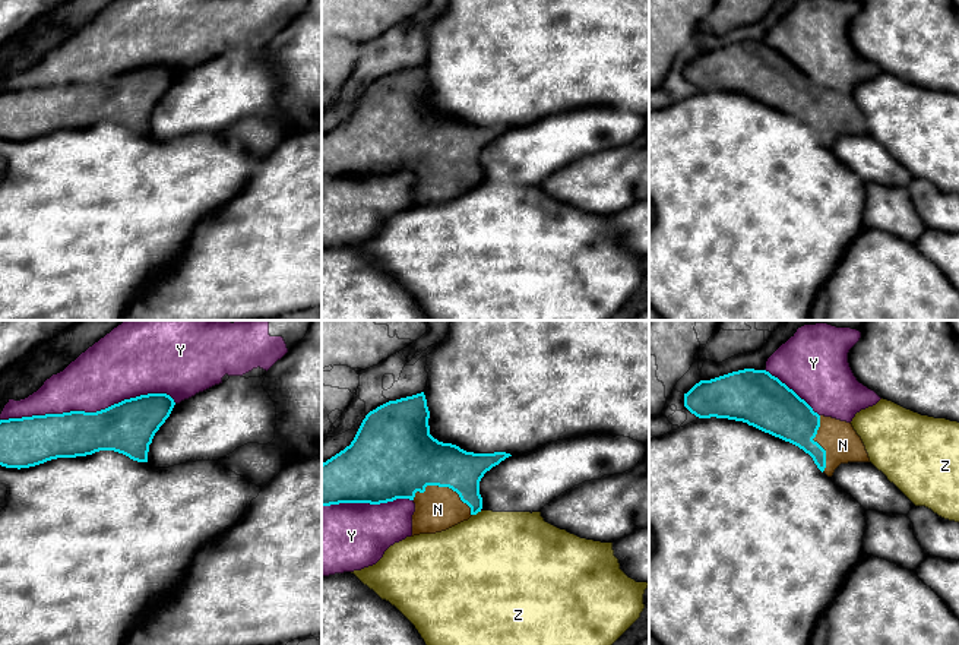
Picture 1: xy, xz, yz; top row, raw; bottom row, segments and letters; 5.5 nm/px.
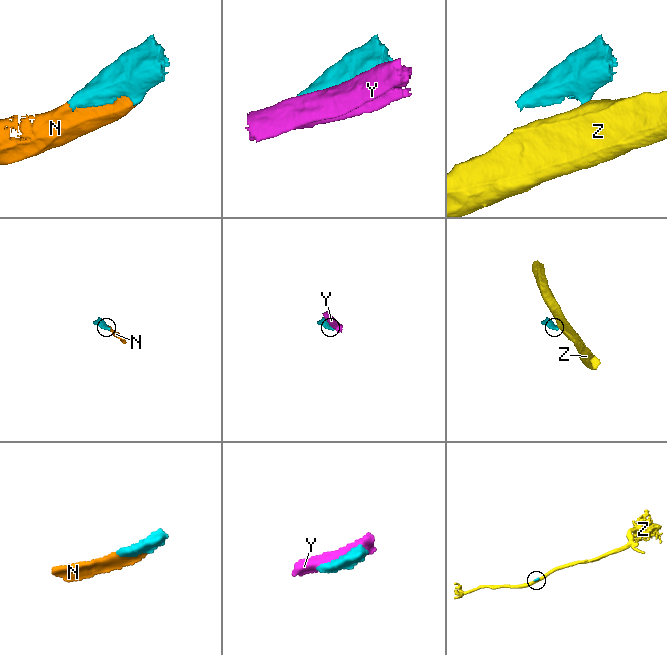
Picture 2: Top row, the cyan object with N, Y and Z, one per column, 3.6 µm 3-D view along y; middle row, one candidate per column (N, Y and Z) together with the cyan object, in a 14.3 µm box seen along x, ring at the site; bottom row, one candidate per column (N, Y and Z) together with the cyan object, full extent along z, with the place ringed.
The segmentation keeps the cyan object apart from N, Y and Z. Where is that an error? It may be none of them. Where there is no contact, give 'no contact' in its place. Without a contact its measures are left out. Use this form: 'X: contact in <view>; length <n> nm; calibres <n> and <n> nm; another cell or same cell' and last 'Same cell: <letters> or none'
N: contact in xz; length 340 nm; calibres 340 and 240 nm; same cell
Y: contact in xy; length 950 nm; calibres 300 and 340 nm; another cell
Z: contact in xz; length 60 nm; calibres 220 and 480 nm; another cell
Same cell: N

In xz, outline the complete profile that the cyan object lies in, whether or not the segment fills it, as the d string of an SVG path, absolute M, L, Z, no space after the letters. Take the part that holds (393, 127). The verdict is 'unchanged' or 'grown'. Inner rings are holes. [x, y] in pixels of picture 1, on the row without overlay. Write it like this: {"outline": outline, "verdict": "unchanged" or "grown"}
{"outline": "M424 64L389 73L370 83L351 117L322 136L322 178L380 177L409 171L415 176L411 209L446 203L481 184L481 151L512 127L474 126L439 114L430 107L428 91Z", "verdict": "grown"}

